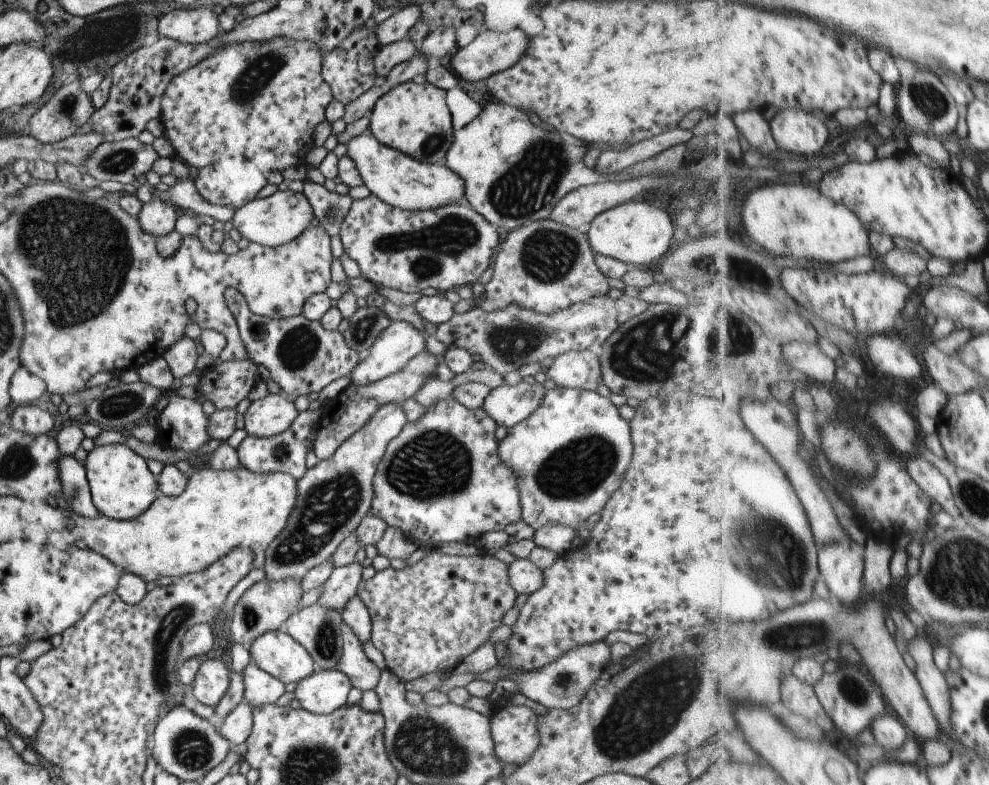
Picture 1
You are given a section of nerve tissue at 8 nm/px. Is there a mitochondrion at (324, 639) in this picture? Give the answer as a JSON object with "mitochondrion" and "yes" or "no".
{"mitochondrion":"yes"}

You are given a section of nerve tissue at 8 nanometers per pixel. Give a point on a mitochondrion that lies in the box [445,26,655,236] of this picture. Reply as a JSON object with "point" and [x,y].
{"point":[530,182]}

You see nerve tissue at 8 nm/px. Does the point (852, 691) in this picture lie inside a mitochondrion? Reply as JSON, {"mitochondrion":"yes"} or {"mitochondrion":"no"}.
{"mitochondrion":"yes"}

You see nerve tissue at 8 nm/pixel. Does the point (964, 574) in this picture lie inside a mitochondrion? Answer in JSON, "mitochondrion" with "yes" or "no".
{"mitochondrion":"yes"}

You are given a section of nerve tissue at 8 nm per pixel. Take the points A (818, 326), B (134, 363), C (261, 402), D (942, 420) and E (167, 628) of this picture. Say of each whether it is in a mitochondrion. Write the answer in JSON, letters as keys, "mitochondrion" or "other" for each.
{"A":"other","B":"other","C":"other","D":"other","E":"mitochondrion"}

